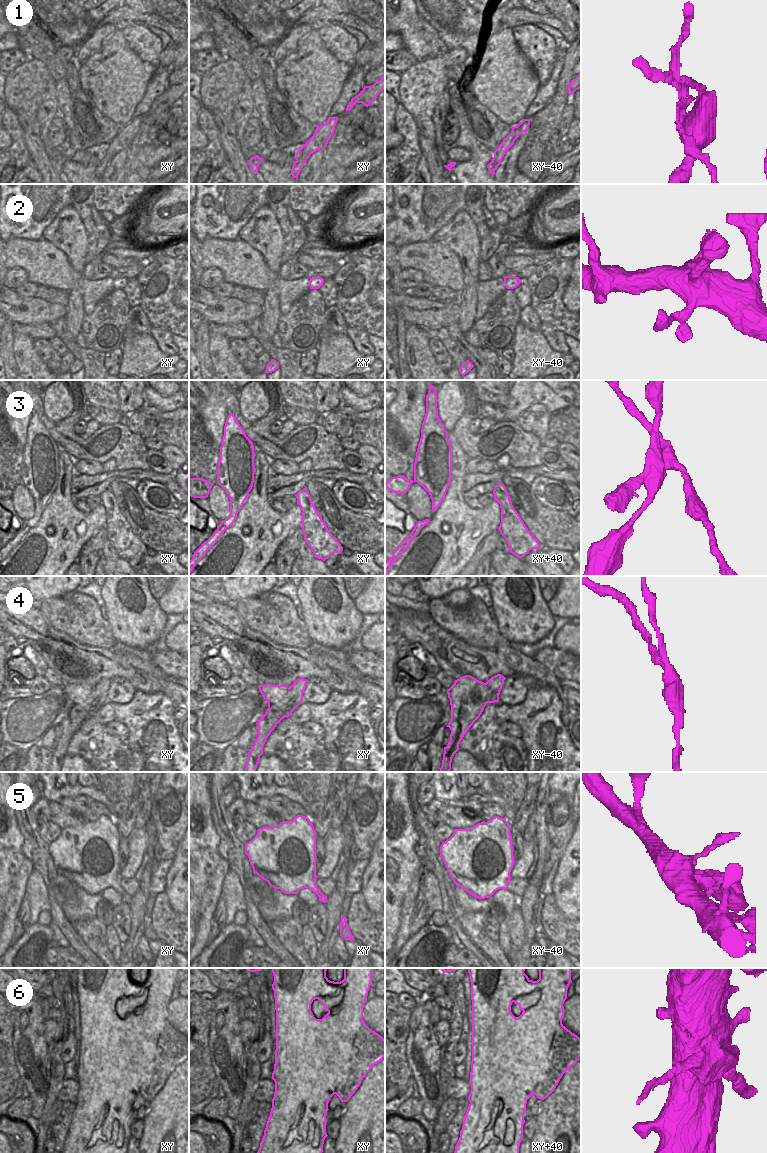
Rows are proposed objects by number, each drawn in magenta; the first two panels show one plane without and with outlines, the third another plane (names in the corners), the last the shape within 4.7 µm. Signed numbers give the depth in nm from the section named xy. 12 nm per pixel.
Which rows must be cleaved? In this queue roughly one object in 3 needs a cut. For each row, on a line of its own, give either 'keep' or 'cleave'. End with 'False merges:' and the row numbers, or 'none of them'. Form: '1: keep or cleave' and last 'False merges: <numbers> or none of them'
1: cleave
2: keep
3: cleave
4: cleave
5: keep
6: cleave
False merges: 1, 3, 4, 6

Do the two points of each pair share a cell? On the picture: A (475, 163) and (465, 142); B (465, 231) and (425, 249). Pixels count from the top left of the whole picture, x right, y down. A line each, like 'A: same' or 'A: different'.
A: same
B: different

